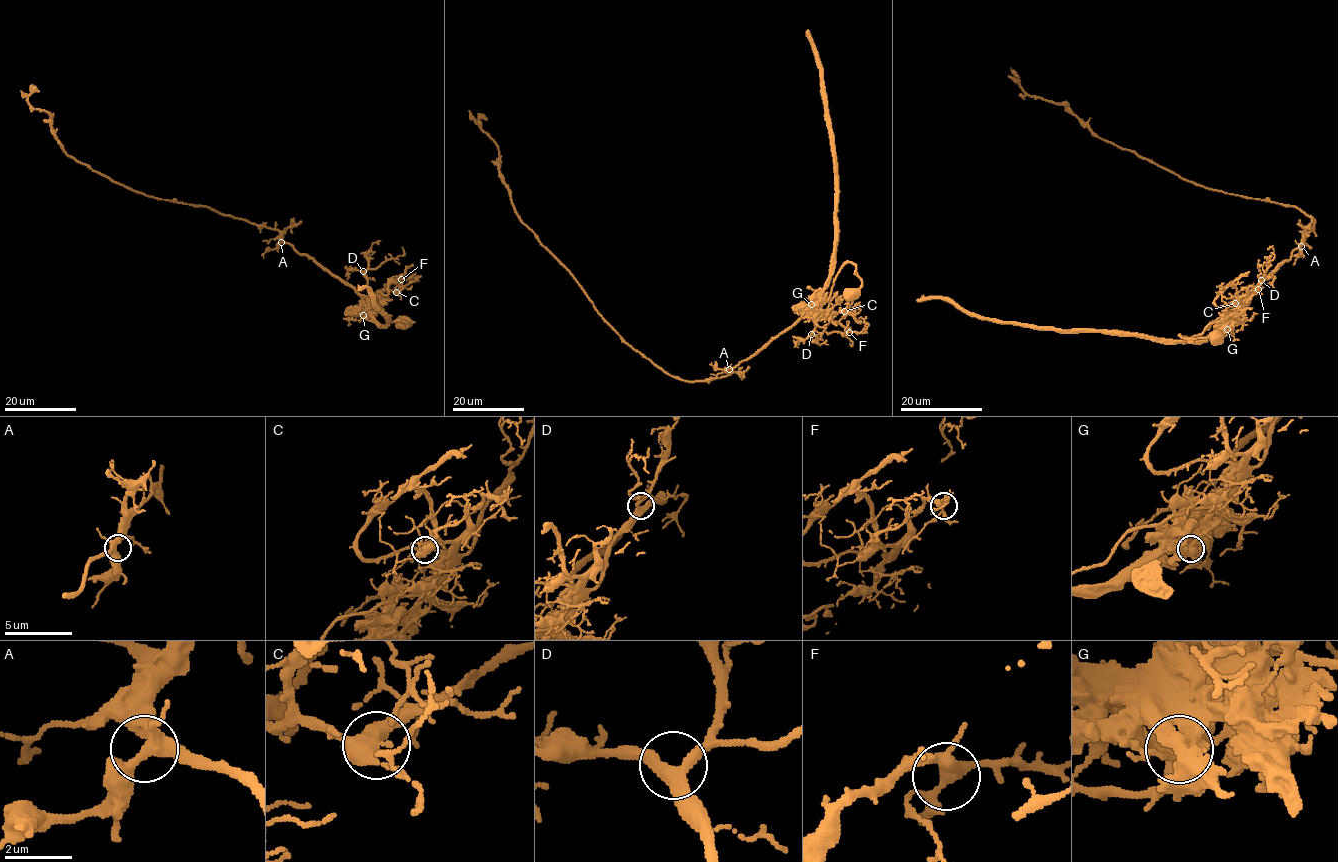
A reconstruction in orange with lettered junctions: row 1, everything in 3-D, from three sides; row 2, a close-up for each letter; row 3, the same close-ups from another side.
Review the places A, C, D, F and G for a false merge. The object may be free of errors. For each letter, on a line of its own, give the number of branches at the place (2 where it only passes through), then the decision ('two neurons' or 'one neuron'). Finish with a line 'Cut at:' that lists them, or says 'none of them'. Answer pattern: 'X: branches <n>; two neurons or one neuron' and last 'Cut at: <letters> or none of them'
A: branches 4; one neuron
C: branches 5; one neuron
D: branches 3; one neuron
F: branches 4; one neuron
G: branches 5; two neurons
Cut at: G

